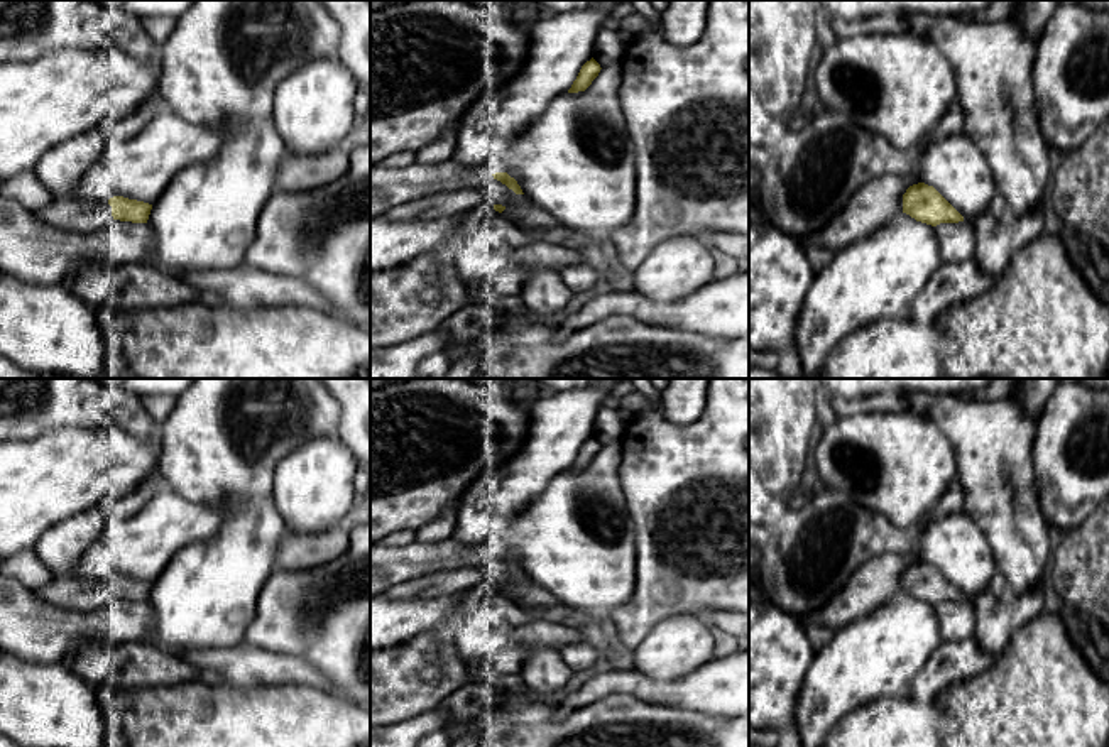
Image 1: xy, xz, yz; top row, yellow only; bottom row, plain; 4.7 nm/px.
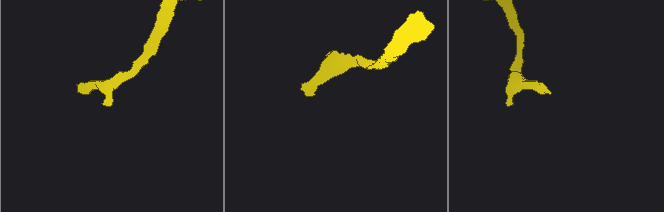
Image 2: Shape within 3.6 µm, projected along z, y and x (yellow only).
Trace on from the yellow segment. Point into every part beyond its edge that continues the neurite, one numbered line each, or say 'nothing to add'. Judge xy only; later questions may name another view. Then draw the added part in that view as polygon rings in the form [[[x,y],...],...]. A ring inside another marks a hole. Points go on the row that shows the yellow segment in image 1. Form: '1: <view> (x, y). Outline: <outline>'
1: xy (80, 217). Outline: [[[52,199],[46,208],[32,211],[41,221],[73,233],[95,233],[110,221],[108,203]]]

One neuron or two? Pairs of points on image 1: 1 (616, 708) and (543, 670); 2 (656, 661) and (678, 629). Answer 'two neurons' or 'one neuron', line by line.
1: two neurons
2: one neuron

